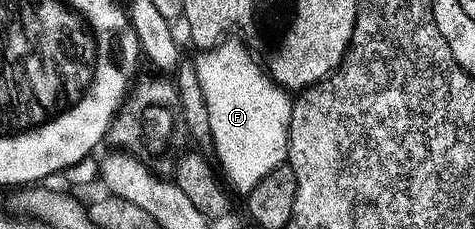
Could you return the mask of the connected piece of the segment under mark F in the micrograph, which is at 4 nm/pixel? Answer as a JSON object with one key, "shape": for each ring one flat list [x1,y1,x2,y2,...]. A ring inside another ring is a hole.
{"shape":[[220,43,202,53,200,60,194,61,197,74,200,76,201,87,209,106,212,122,212,138,214,155,219,155,218,165,223,166,222,173,226,176,232,189,240,188,243,194,250,194,273,170,284,167,288,163,287,147,289,146,289,126,291,125,291,109,293,100,284,89,280,88,265,71,264,65,254,60,252,49,246,43]]}

